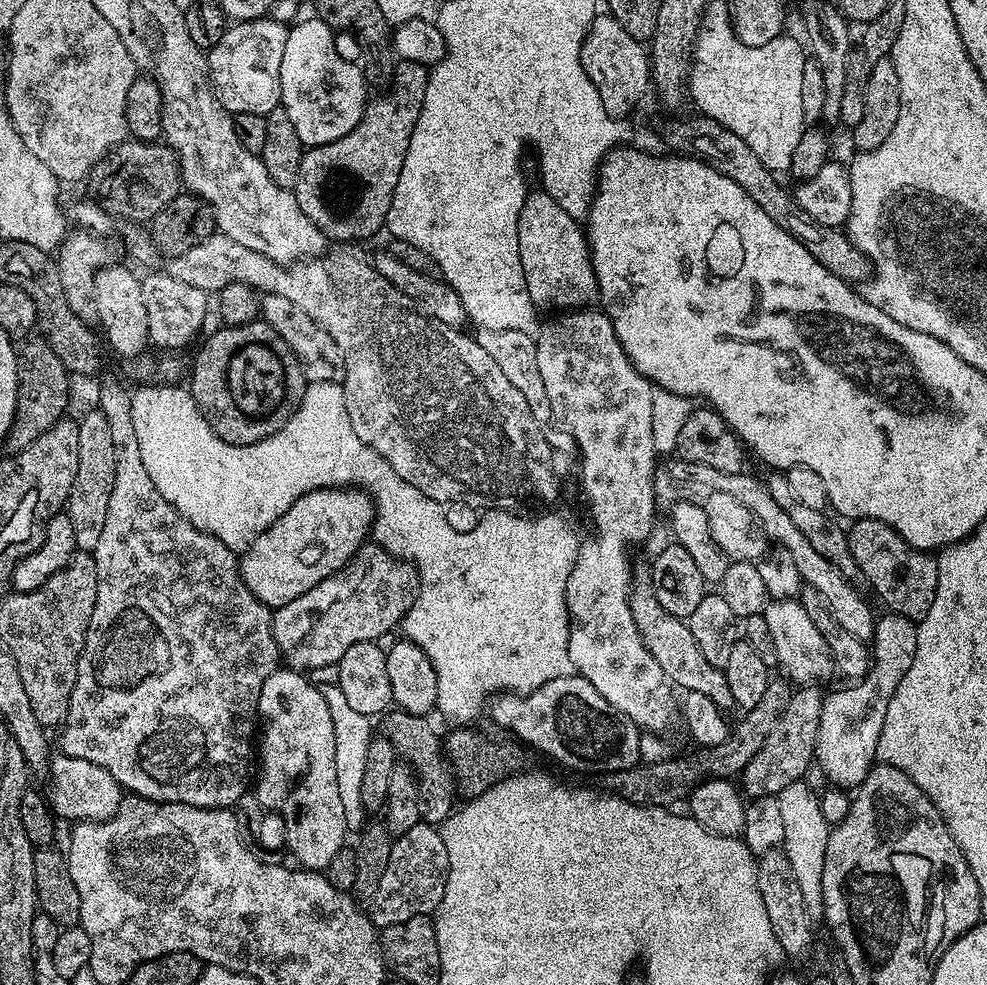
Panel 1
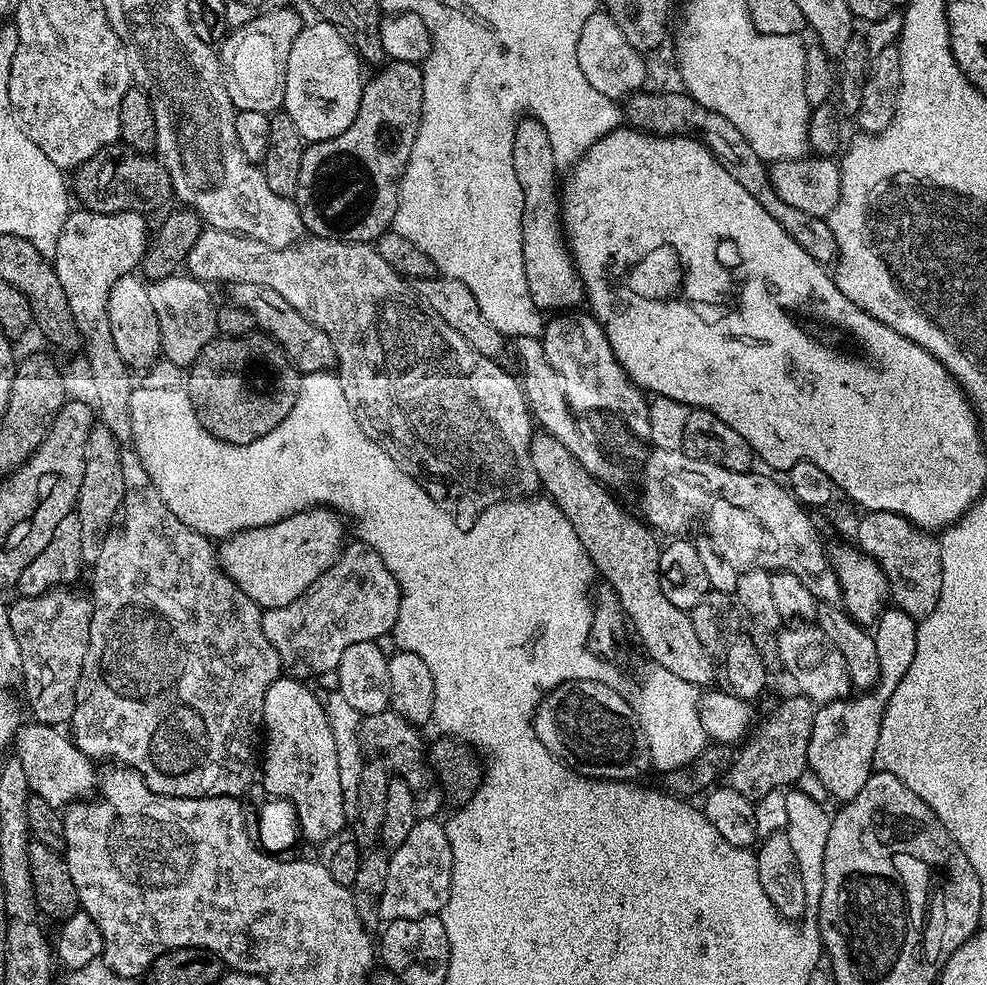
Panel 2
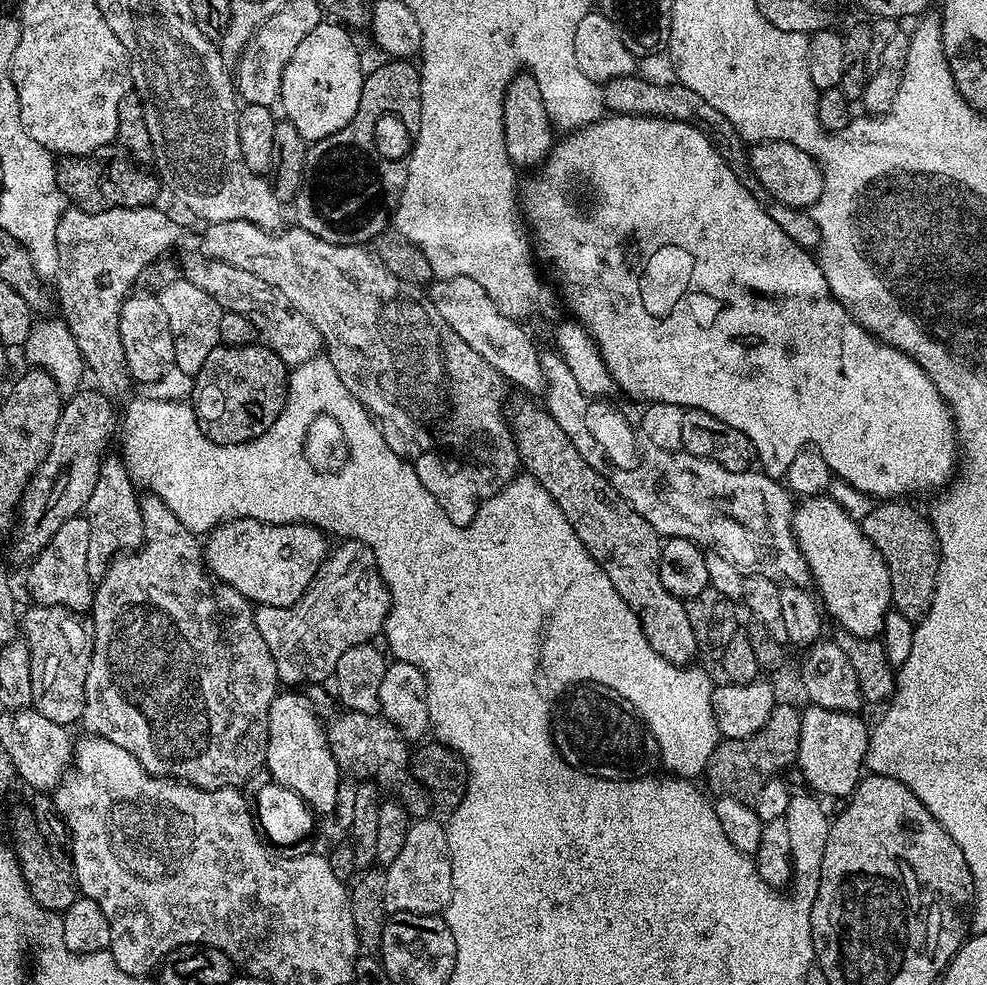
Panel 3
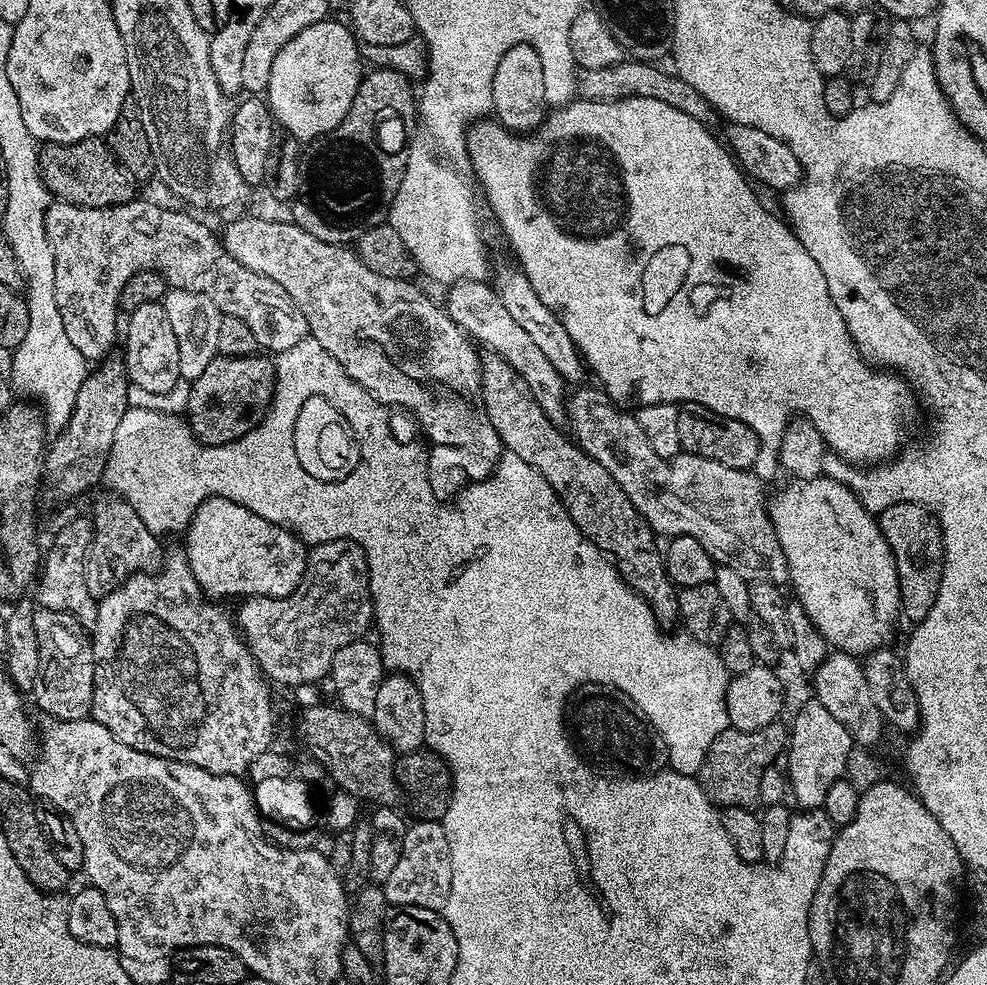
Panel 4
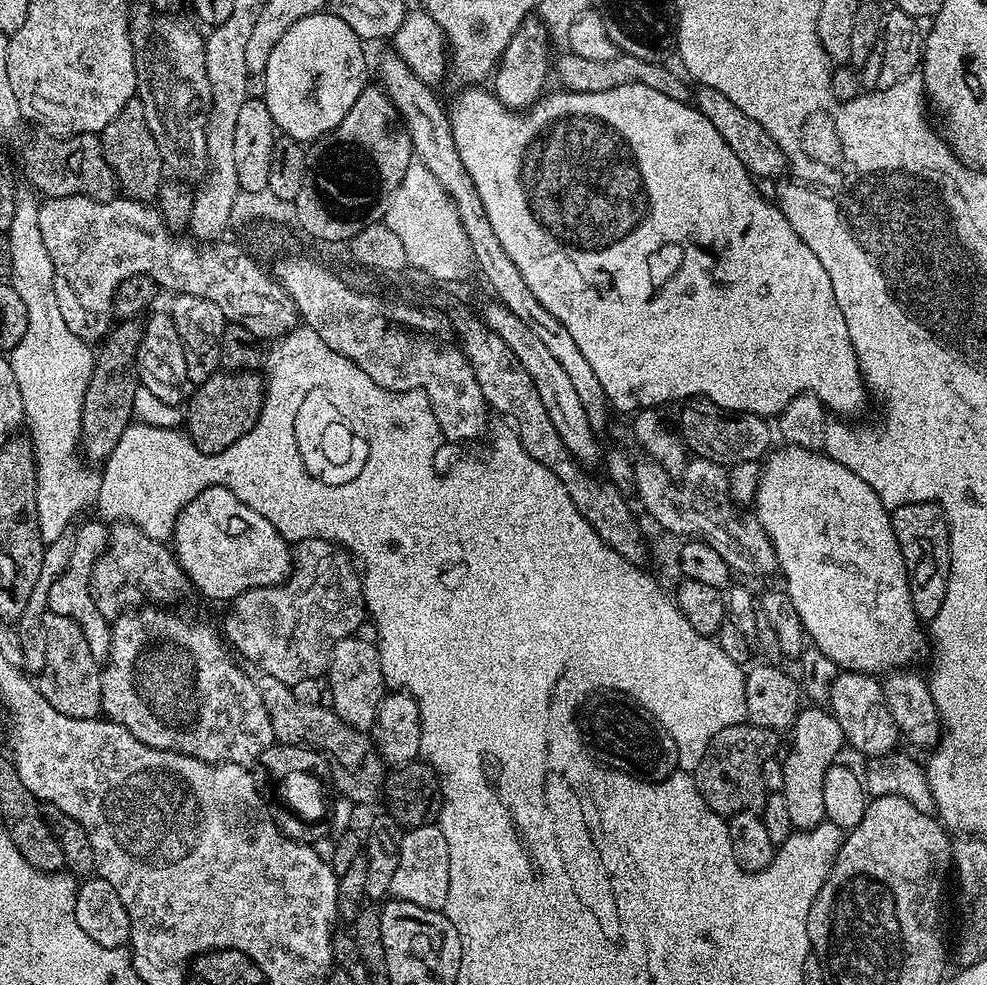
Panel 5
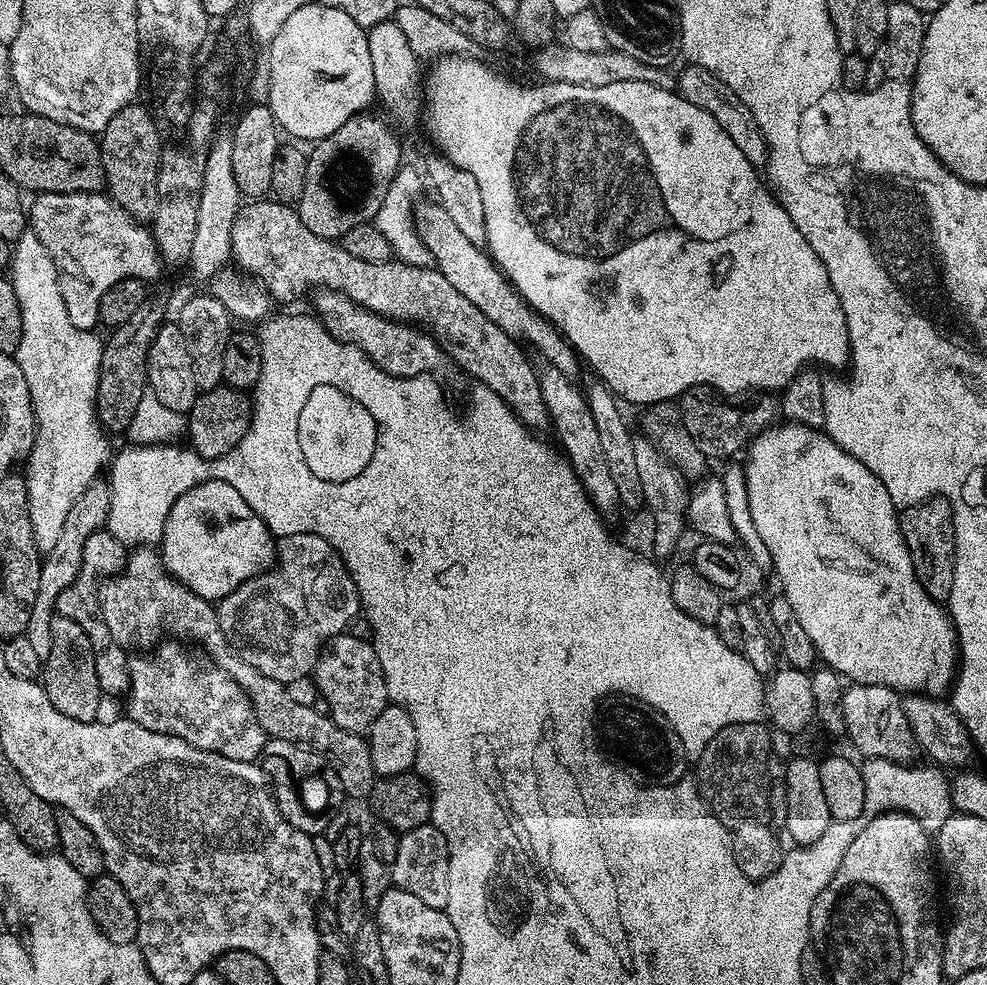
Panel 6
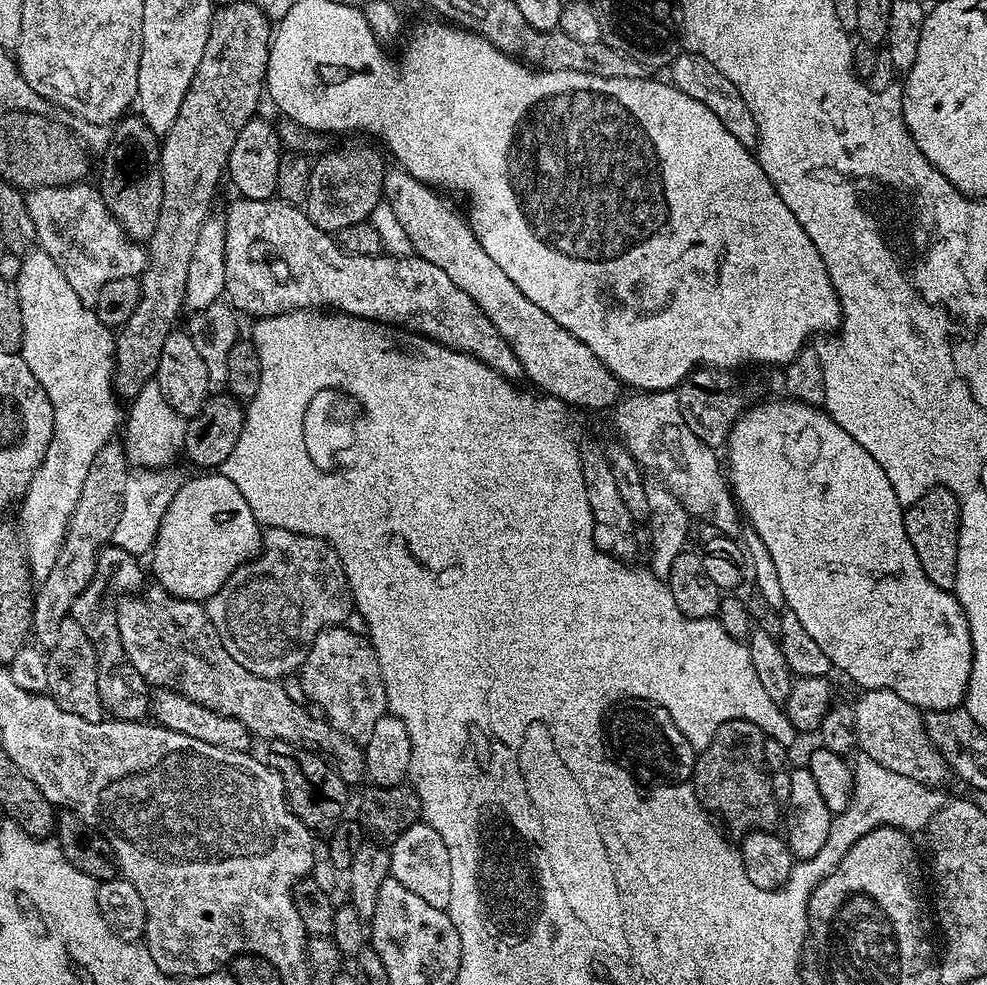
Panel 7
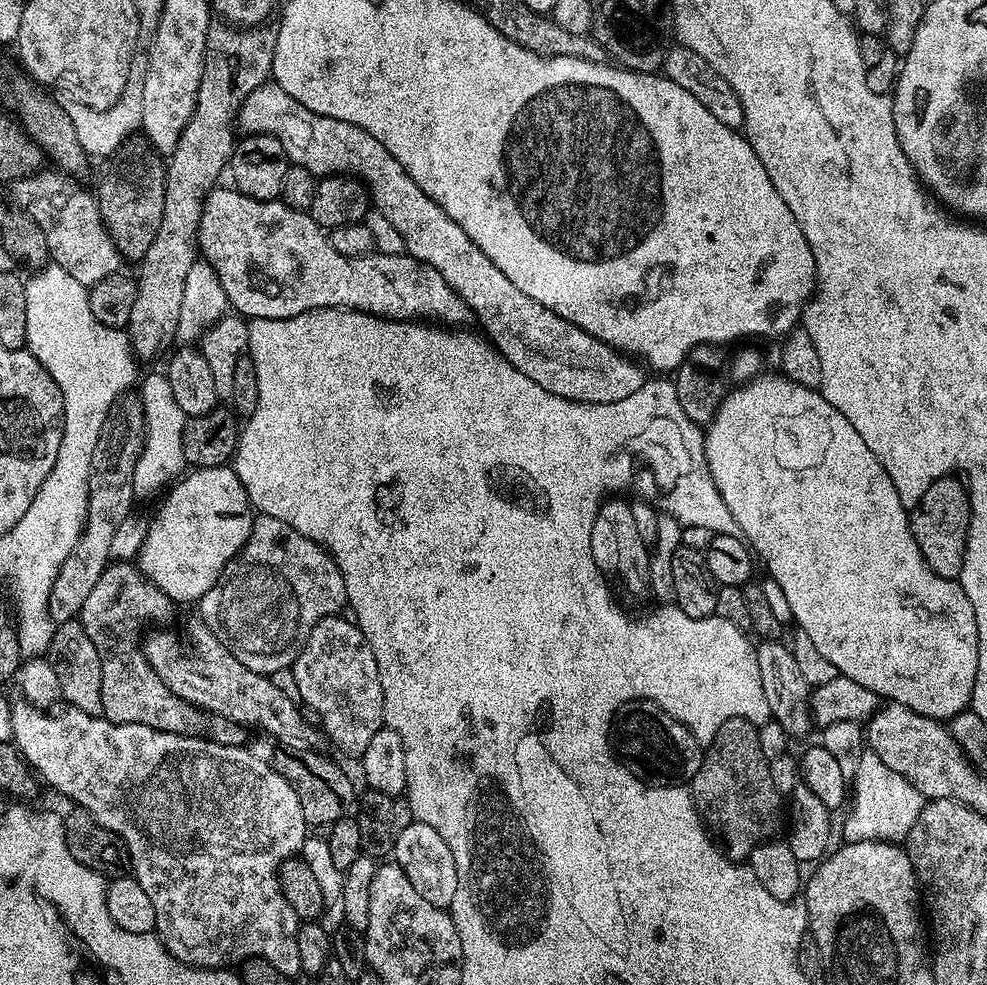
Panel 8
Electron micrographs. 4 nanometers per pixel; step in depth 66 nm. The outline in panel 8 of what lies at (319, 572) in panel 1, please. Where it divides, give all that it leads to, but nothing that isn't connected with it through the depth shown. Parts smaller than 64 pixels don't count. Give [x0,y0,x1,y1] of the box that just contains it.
[138,466,254,605]

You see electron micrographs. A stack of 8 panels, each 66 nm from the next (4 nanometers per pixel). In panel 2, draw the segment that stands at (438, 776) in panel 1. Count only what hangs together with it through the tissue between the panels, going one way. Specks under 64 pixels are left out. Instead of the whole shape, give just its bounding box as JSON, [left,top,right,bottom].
[360,710,446,820]

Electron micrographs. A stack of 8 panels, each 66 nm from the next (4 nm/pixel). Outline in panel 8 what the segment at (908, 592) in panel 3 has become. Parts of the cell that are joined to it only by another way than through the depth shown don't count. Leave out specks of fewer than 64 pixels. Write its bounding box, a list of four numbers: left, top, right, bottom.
[911,475,971,581]

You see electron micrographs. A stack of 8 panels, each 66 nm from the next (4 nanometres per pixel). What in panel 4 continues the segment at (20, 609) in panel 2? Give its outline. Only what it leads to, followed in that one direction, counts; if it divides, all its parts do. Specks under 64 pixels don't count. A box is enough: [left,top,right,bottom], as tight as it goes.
[30,608,94,720]

